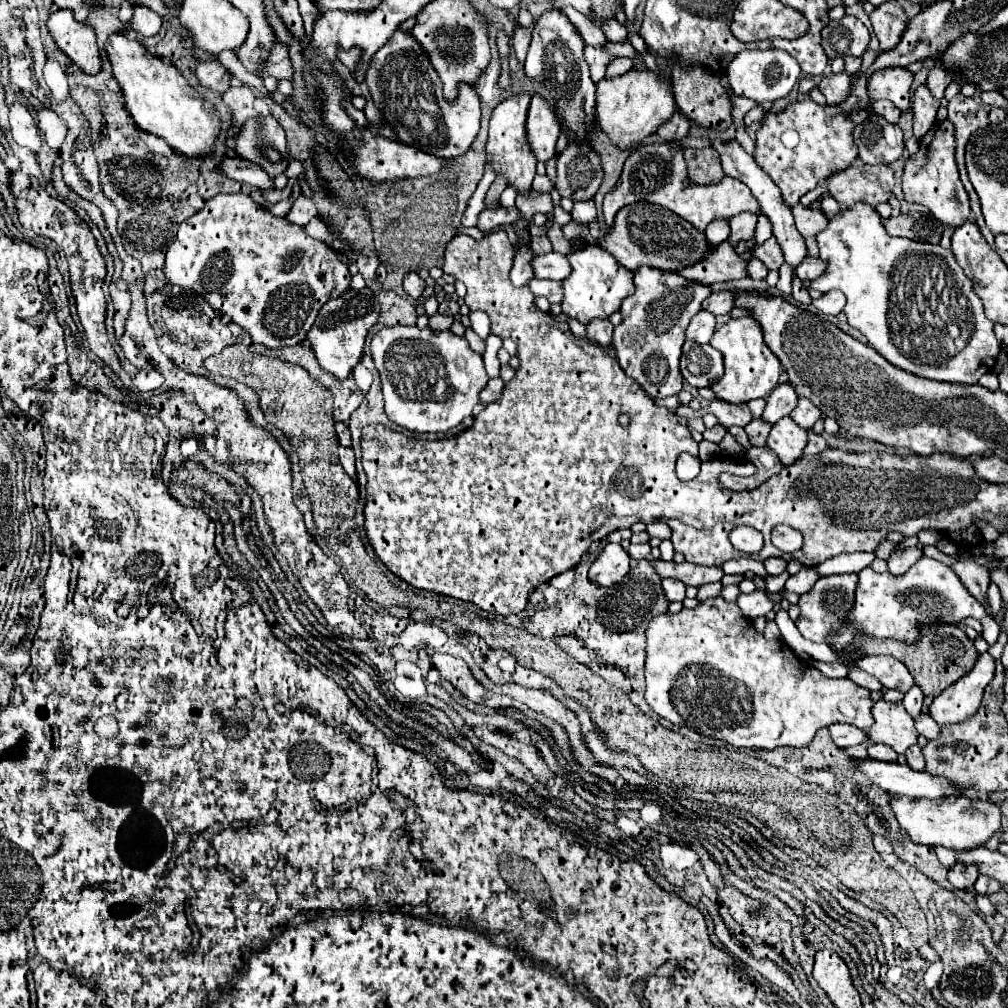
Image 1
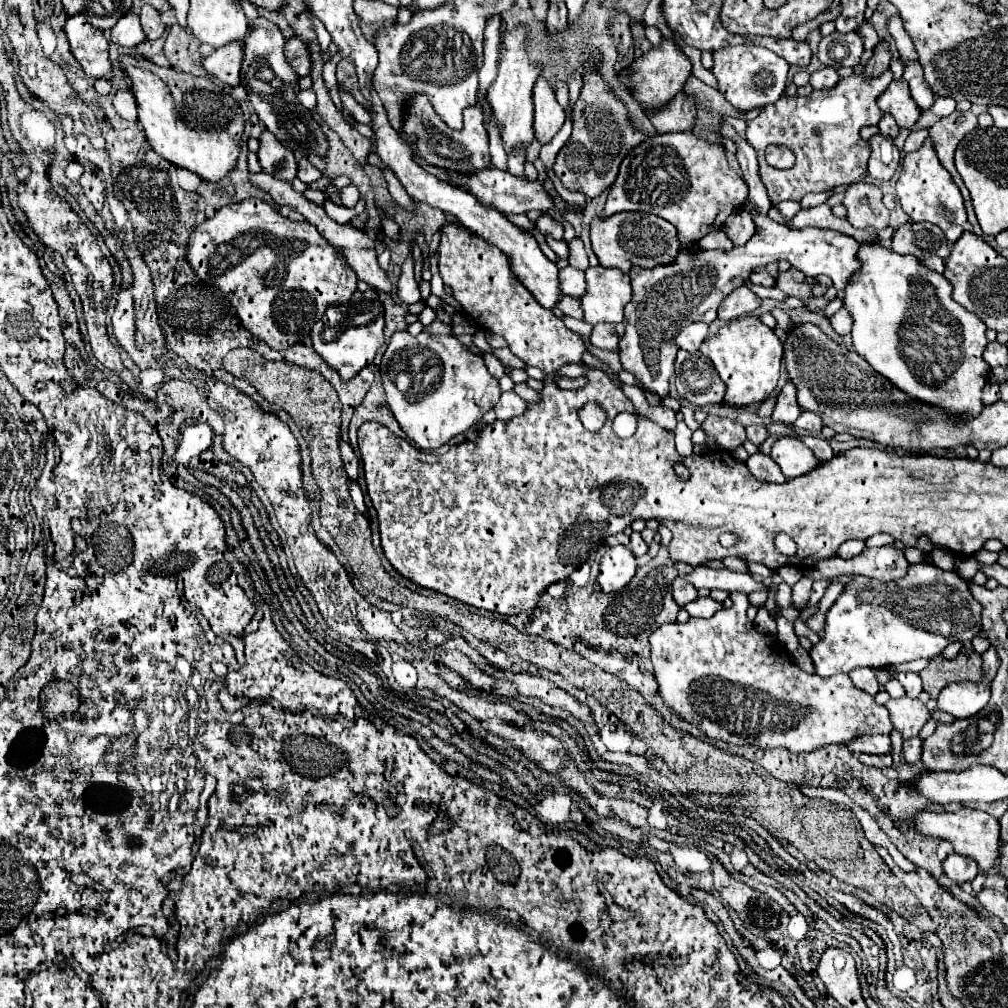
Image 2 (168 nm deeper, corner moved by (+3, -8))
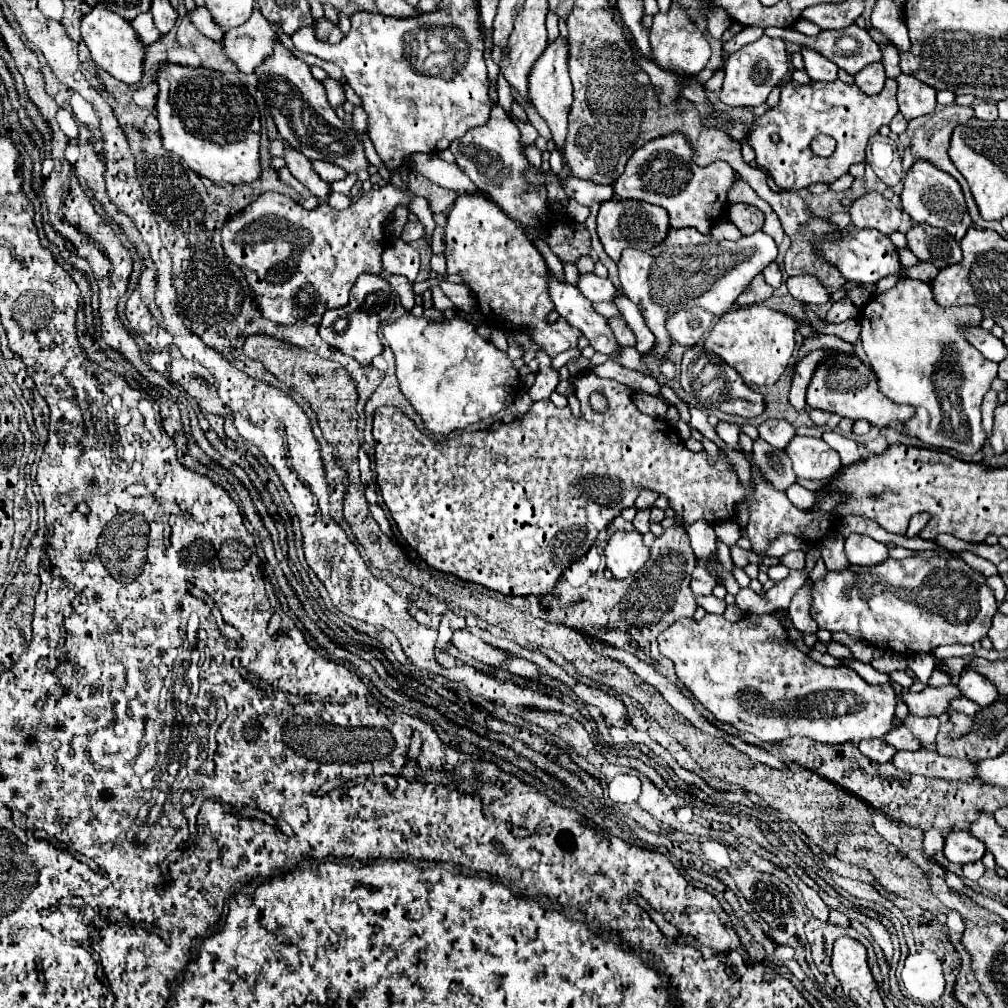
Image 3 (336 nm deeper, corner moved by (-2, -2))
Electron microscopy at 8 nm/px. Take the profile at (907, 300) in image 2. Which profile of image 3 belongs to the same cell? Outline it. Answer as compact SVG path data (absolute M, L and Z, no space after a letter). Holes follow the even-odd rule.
M905 279L885 293L871 299L861 313L861 343L869 357L871 369L879 379L879 389L885 397L895 403L911 405L917 413L903 423L903 433L917 437L931 447L953 449L963 455L975 455L987 445L987 433L981 425L981 401L989 391L991 381L997 377L997 365L985 361L981 353L963 337L963 327L977 327L983 319L981 309L963 307L941 307L933 299L931 285Z

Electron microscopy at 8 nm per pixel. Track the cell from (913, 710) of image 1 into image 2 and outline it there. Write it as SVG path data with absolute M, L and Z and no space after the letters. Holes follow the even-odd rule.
M898 673L896 679L902 683L902 687L906 689L906 695L908 695L910 699L914 699L914 697L920 695L920 691L922 691L922 681L920 681L918 673Z

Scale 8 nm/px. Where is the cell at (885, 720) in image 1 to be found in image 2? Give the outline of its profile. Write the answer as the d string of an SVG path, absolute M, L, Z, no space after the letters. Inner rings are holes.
M910 697L890 699L886 703L886 709L890 713L894 731L898 731L902 739L916 737L918 731L924 727L924 723L930 719L930 711L926 709L924 703L920 703L920 699L910 699Z

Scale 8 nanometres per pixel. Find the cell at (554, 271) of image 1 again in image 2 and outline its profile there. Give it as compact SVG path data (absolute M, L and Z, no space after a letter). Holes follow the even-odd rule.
M564 267L560 269L560 291L572 297L582 297L586 291L586 281L584 281L584 271L574 269L574 267Z

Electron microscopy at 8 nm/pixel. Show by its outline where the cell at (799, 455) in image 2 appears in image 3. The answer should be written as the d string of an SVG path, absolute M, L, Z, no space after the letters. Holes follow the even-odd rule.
M797 435L785 451L793 461L793 471L797 477L831 479L841 469L839 453L823 439Z

